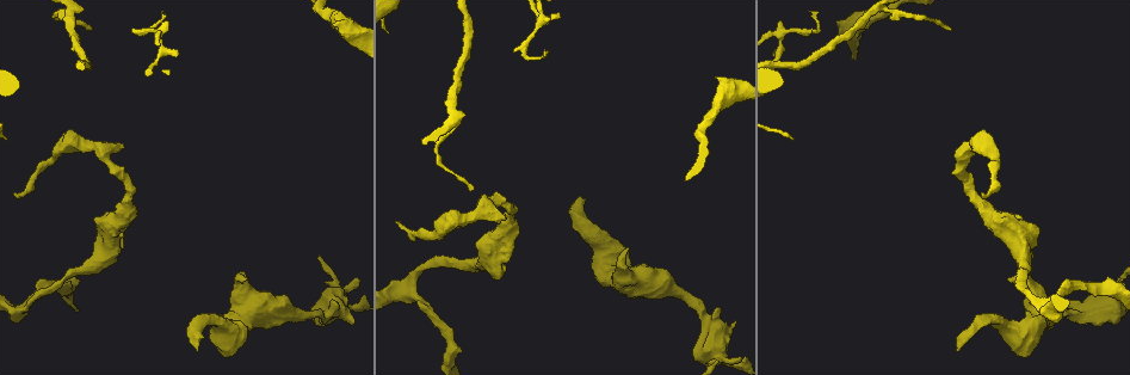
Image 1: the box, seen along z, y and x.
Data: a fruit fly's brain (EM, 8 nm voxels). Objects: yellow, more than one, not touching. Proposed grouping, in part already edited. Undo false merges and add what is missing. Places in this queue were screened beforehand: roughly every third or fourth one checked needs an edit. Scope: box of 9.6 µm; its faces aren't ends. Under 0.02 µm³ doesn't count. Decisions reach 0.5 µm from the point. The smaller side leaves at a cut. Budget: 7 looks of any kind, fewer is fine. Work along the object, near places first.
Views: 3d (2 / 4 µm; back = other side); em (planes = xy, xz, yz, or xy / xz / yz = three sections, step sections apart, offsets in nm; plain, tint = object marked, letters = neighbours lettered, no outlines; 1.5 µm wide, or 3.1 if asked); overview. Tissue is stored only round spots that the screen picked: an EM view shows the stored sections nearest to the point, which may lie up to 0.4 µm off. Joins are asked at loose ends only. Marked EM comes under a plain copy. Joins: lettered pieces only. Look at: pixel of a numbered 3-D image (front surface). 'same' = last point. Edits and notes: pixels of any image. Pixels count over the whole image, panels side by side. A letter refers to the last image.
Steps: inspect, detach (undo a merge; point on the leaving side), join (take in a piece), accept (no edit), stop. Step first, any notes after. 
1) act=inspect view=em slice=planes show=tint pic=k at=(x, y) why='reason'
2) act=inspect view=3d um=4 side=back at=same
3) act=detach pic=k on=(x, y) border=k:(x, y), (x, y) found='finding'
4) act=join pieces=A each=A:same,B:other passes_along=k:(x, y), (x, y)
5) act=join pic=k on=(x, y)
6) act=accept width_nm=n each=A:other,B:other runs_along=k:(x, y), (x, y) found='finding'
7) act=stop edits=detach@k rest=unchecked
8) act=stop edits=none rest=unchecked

act=inspect view=em slice=planes show=letters pic=1 at=(558, 14) why='tapers out'

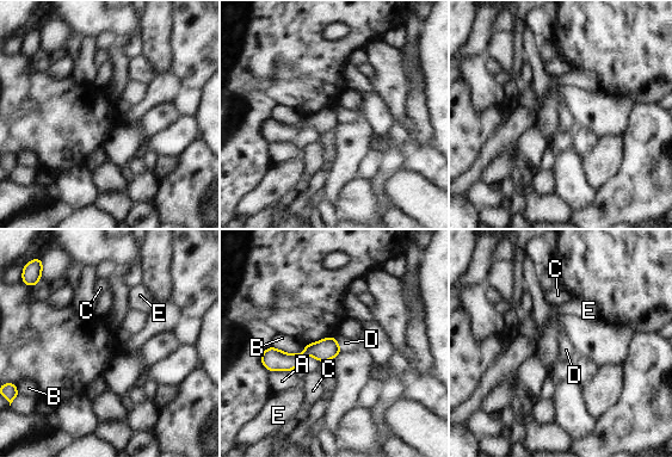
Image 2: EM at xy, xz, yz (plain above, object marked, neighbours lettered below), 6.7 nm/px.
act=accept each=A:other,B:other,C:other,D:other,E:other runs_along=2:(337, 347), (295, 359), (264, 357) found='no lettered piece goes on from it'

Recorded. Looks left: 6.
act=inspect view=3d um=2 pic=1 at=(949, 30) why='branch stops here'

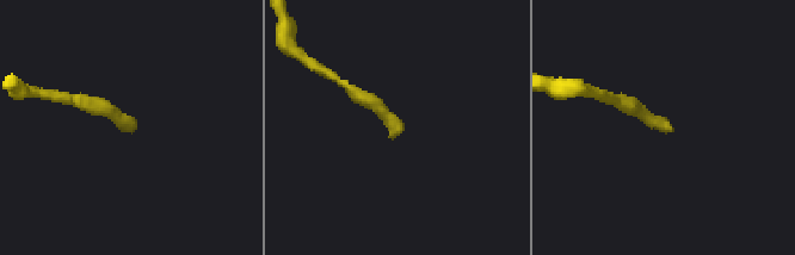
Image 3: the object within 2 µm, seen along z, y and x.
act=inspect view=em slice=xy step=4 show=tint pic=3 at=(397, 133) why='need the tissue'

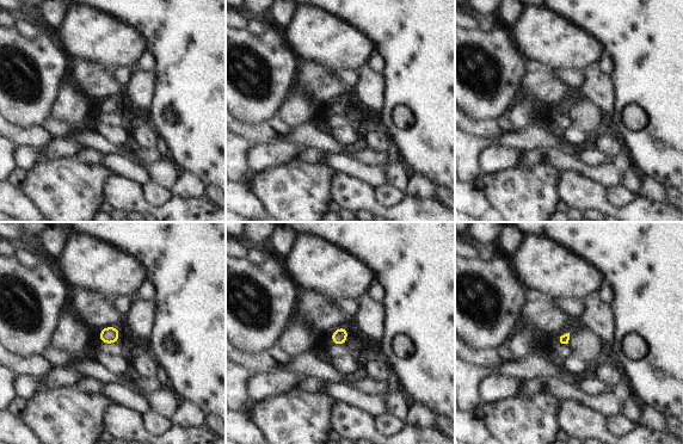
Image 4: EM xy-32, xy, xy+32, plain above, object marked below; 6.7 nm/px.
act=inspect view=em slice=planes show=letters at=same

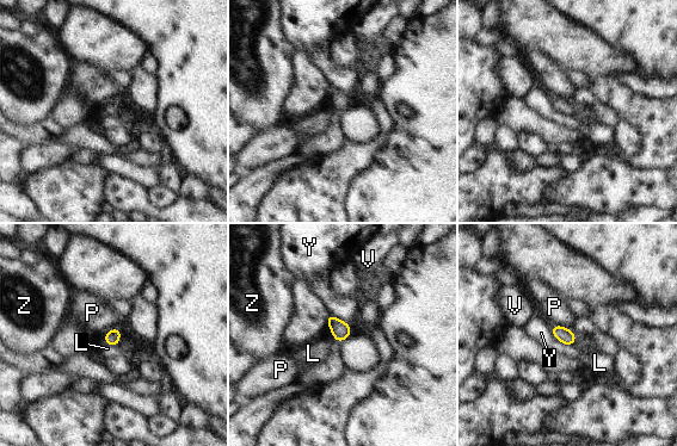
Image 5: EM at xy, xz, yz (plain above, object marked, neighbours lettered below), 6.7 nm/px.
act=accept each=L:other,P:other,V:other,Y:other,Z:other border=5:(105, 344), (111, 346) found='no lettered piece goes on from it'

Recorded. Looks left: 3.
act=inspect view=3d um=4 pic=1 at=(503, 220) why='branch stops here'

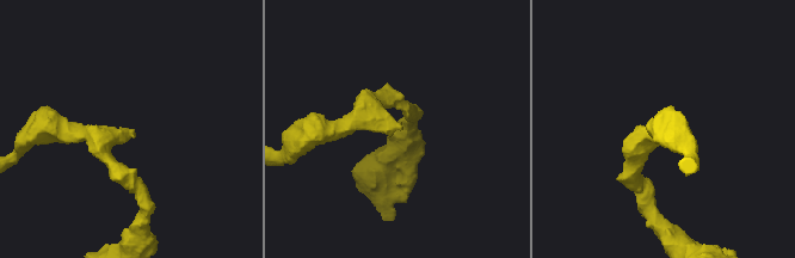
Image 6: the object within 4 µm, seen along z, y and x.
act=inspect view=em slice=planes show=tint pic=6 at=(399, 128)

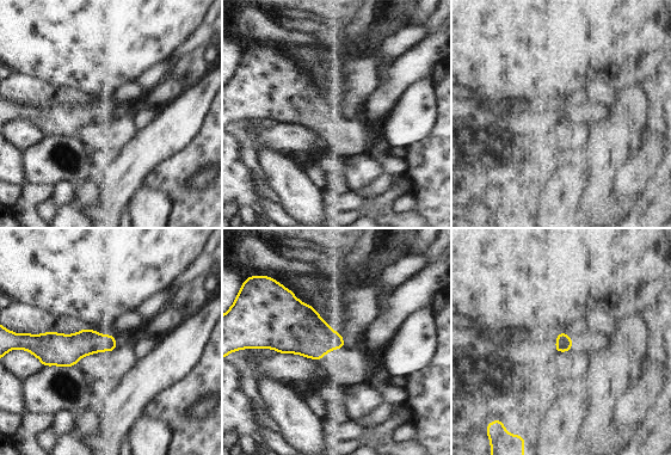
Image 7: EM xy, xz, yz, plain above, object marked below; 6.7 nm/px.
act=inspect view=em slice=planes show=letters at=same

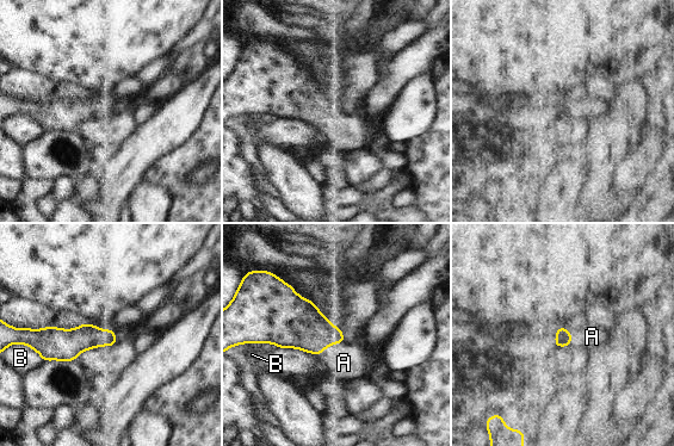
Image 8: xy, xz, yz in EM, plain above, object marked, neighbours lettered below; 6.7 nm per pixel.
act=join pic=8 on=(344, 363) each=A:same,B:other passes_along=8:(301, 324), (332, 344), (344, 363) found='it goes on there'

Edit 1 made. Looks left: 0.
act=stop edits=join@8 rest=unchecked

